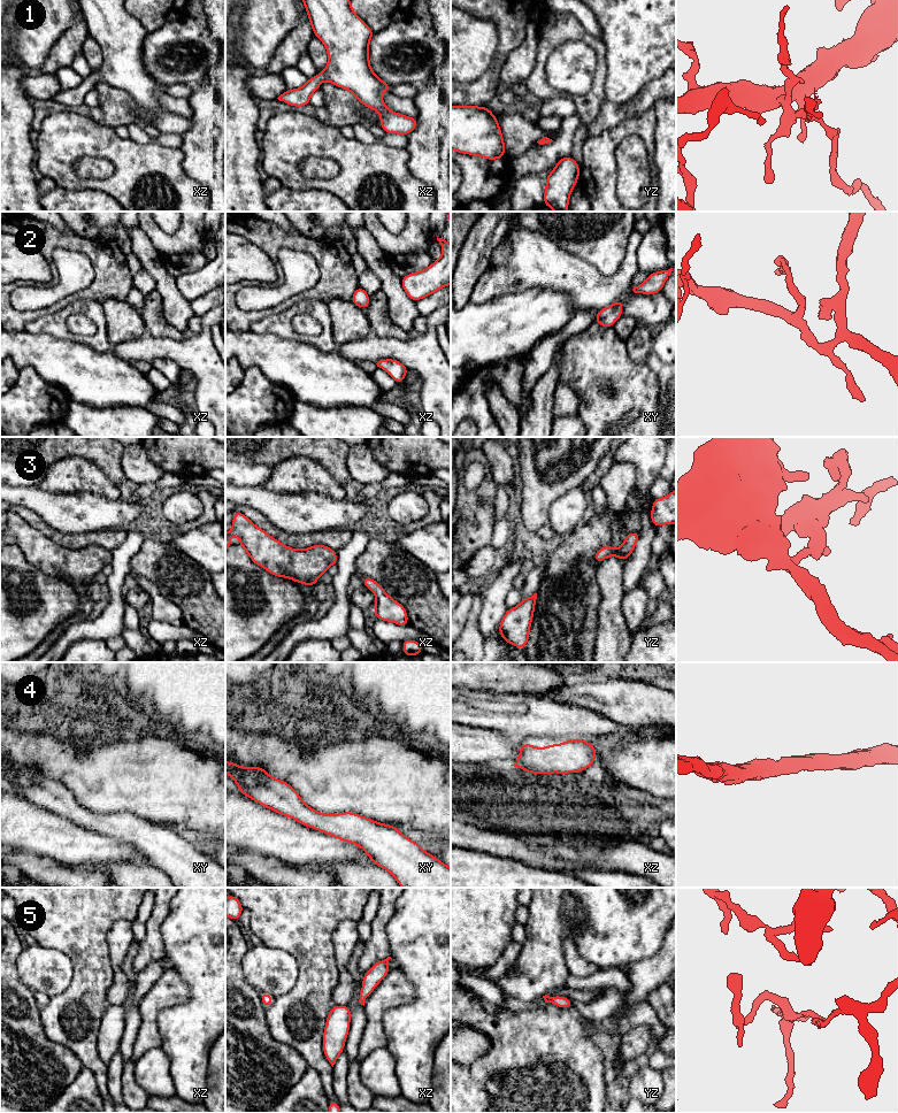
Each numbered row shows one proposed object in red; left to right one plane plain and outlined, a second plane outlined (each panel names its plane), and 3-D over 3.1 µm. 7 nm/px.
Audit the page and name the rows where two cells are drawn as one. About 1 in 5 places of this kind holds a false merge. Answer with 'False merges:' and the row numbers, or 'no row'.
False merges: no row

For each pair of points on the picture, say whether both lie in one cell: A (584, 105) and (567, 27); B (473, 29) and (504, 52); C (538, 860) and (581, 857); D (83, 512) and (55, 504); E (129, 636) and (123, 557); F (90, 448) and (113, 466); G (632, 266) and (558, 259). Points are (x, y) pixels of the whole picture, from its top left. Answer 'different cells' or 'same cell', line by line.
A: same cell
B: different cells
C: same cell
D: same cell
E: different cells
F: same cell
G: same cell

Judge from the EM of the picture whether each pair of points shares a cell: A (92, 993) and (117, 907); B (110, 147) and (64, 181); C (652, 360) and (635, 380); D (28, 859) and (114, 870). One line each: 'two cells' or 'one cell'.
A: one cell
B: one cell
C: two cells
D: one cell

